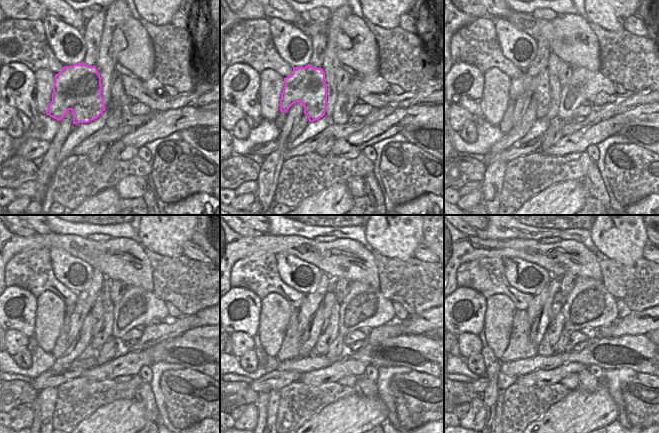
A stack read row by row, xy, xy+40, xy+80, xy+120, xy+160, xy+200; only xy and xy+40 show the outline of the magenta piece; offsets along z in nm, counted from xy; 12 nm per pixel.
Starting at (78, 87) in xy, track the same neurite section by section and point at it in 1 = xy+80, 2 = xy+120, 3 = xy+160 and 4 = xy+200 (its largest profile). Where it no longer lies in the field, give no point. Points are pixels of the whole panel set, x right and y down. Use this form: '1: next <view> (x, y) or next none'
1: next xy+80 (539, 85)
2: next xy+120 (97, 311)
3: next xy+160 (330, 299)
4: next xy+200 (559, 300)

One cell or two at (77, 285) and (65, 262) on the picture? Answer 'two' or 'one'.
one

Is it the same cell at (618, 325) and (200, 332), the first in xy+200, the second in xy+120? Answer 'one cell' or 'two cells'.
two cells

